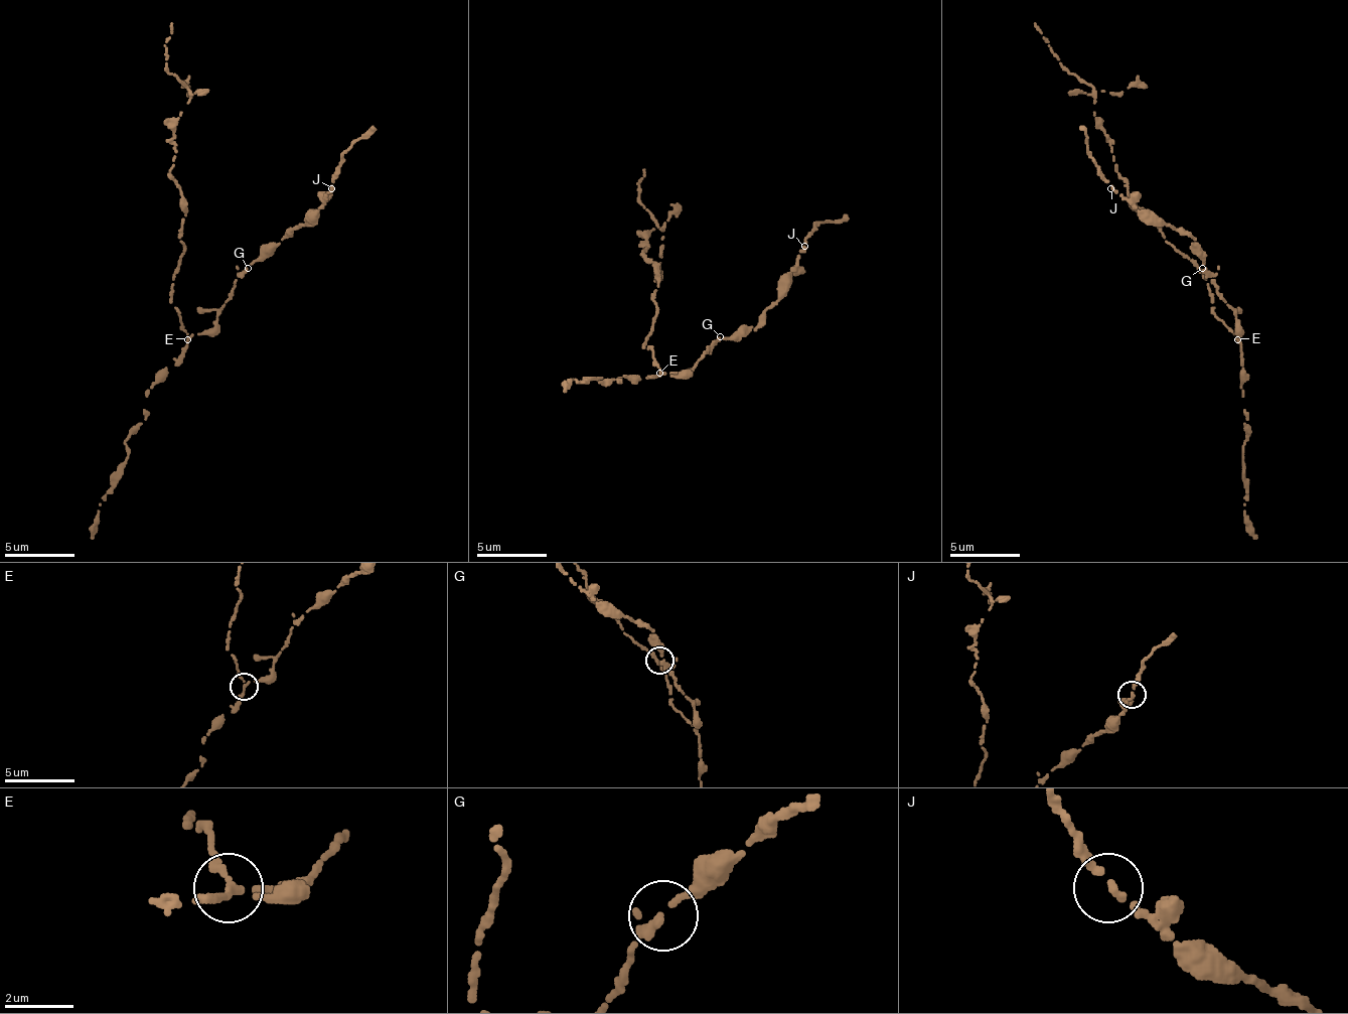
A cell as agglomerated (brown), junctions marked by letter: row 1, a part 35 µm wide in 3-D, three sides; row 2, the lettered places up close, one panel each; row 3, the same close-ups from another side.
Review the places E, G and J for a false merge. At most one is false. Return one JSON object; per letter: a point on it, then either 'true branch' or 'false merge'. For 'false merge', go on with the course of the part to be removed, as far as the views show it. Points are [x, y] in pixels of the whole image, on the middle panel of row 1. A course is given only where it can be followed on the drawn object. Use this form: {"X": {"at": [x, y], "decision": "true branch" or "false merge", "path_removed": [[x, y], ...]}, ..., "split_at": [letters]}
{"E": {"at": [659, 373], "decision": "false merge", "path_removed": [[660, 372], [643, 346], [657, 312], [657, 267], [643, 253], [646, 235], [664, 228], [639, 203], [643, 168]]}, "G": {"at": [720, 336], "decision": "true branch"}, "J": {"at": [804, 246], "decision": "true branch"}, "split_at": ["E"]}

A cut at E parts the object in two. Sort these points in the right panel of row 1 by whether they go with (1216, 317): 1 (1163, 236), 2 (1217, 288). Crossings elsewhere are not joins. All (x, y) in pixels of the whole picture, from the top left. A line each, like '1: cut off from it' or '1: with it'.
1: with it
2: cut off from it

